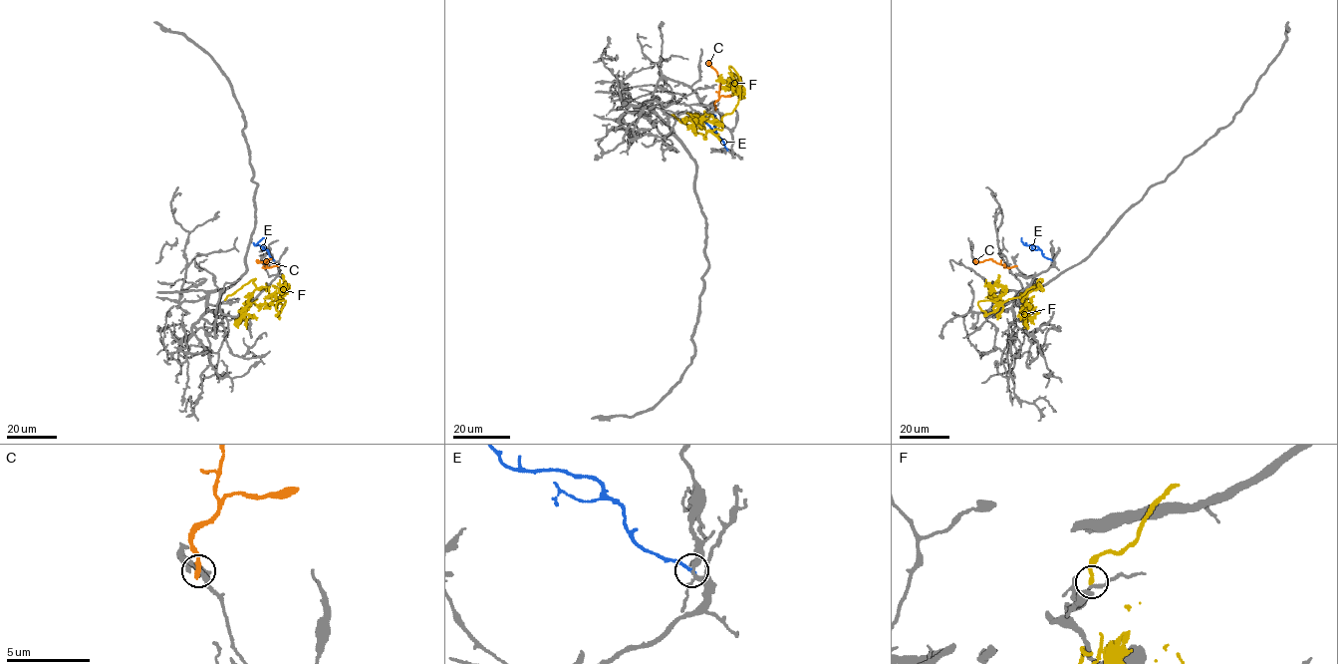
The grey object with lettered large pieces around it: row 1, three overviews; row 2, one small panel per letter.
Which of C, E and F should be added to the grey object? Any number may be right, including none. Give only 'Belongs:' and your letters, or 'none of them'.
Belongs: E

